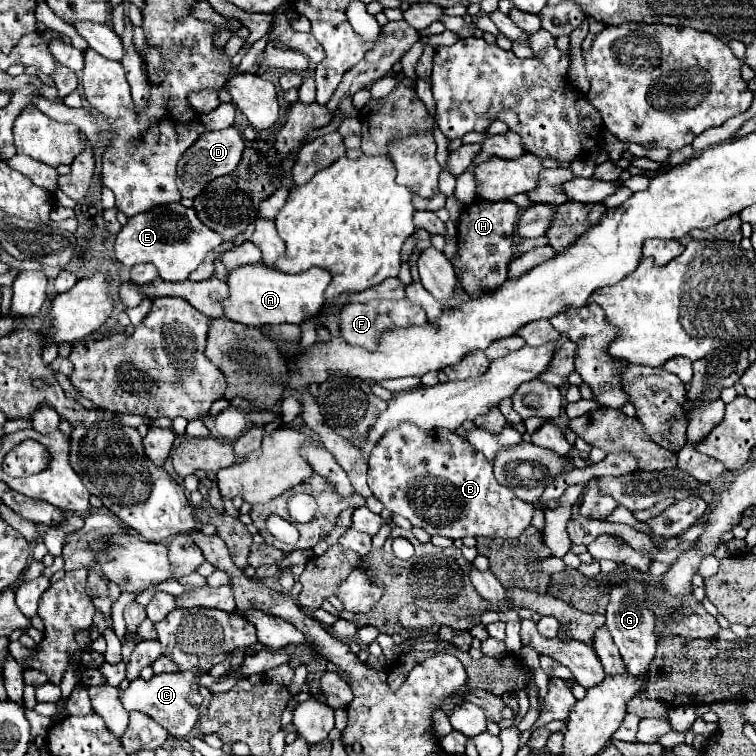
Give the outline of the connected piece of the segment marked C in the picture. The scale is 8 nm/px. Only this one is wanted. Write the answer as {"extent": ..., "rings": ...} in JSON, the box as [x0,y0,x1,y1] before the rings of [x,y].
{"extent":[121,668,201,736],"rings":[[[193,668],[187,672],[171,672],[171,674],[155,674],[151,680],[137,678],[129,682],[129,688],[121,694],[121,704],[127,712],[139,710],[147,716],[153,716],[155,722],[159,722],[171,736],[187,736],[199,720],[199,706],[193,706],[187,696],[191,694],[191,684],[199,680],[201,670]]]}

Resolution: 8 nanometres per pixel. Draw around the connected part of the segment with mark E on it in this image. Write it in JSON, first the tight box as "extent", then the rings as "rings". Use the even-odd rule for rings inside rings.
{"extent":[115,202,225,282],"rings":[[[179,202],[155,206],[149,212],[129,218],[129,222],[121,228],[115,240],[115,258],[125,266],[135,266],[141,262],[151,262],[159,268],[159,276],[163,280],[181,282],[187,280],[191,272],[203,264],[205,256],[219,248],[225,240],[207,228],[195,214],[193,208],[185,208]]]}

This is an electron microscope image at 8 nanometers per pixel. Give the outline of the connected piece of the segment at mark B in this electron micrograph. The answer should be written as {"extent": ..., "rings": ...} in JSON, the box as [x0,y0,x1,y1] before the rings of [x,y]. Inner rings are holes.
{"extent":[369,424,533,540],"rings":[[[401,424],[395,432],[387,432],[379,442],[379,448],[371,452],[369,464],[369,488],[373,496],[393,514],[407,518],[413,526],[423,528],[427,534],[447,536],[451,540],[465,536],[487,538],[519,538],[529,526],[533,516],[533,504],[519,500],[511,488],[501,486],[493,476],[491,462],[485,460],[467,440],[453,432],[419,432],[413,424]]]}

